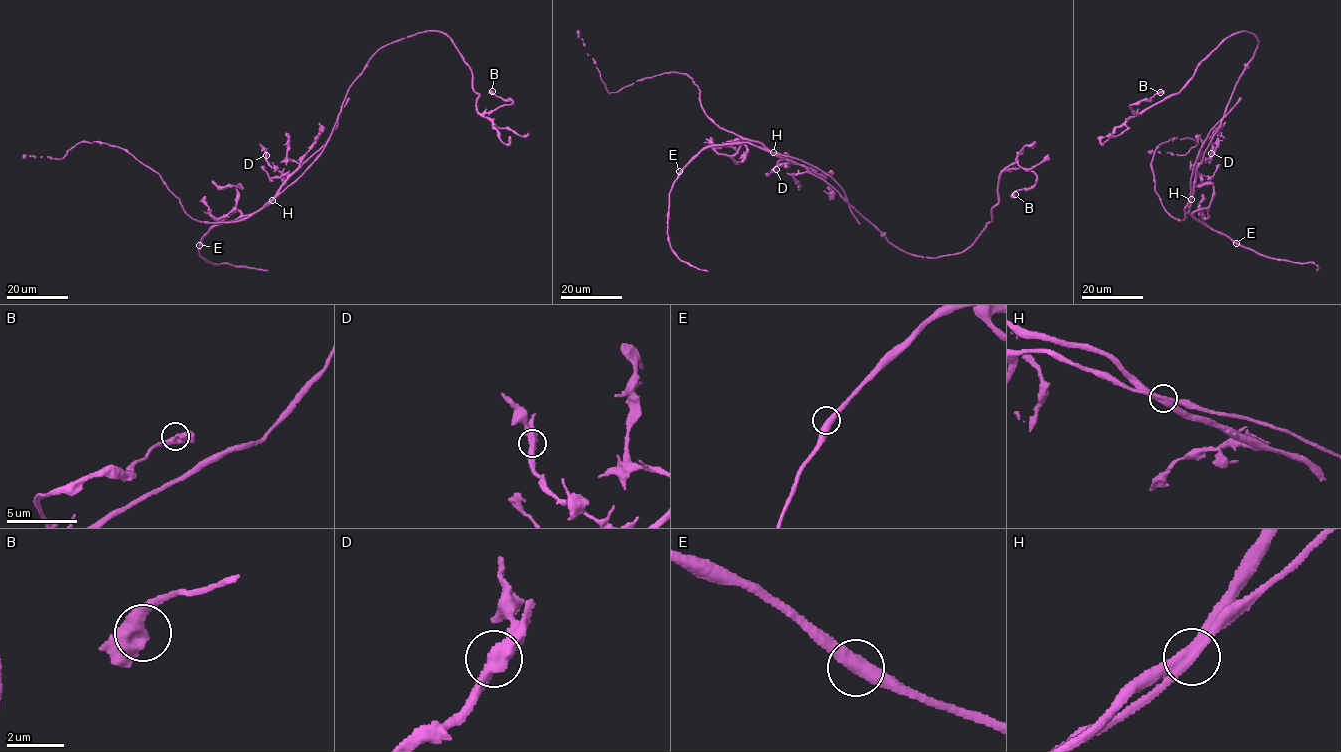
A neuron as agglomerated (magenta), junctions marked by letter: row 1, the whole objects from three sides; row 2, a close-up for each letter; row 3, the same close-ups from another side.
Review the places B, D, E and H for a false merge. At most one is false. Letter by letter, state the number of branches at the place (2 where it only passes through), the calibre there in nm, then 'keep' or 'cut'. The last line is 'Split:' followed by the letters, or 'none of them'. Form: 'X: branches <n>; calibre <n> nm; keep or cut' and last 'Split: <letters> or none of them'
B: branches 2; calibre 480 nm; keep
D: branches 2; calibre 480 nm; keep
E: branches 2; calibre 440 nm; keep
H: branches 2; calibre 440 nm; cut
Split: H

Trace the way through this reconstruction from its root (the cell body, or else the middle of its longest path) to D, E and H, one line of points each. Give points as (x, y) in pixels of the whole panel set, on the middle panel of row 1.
D: (829, 185), (804, 167), (787, 160), (780, 159), (776, 169)
E: (829, 185), (801, 165), (748, 142), (708, 146), (679, 171)
H: (829, 185), (801, 165), (773, 152)

